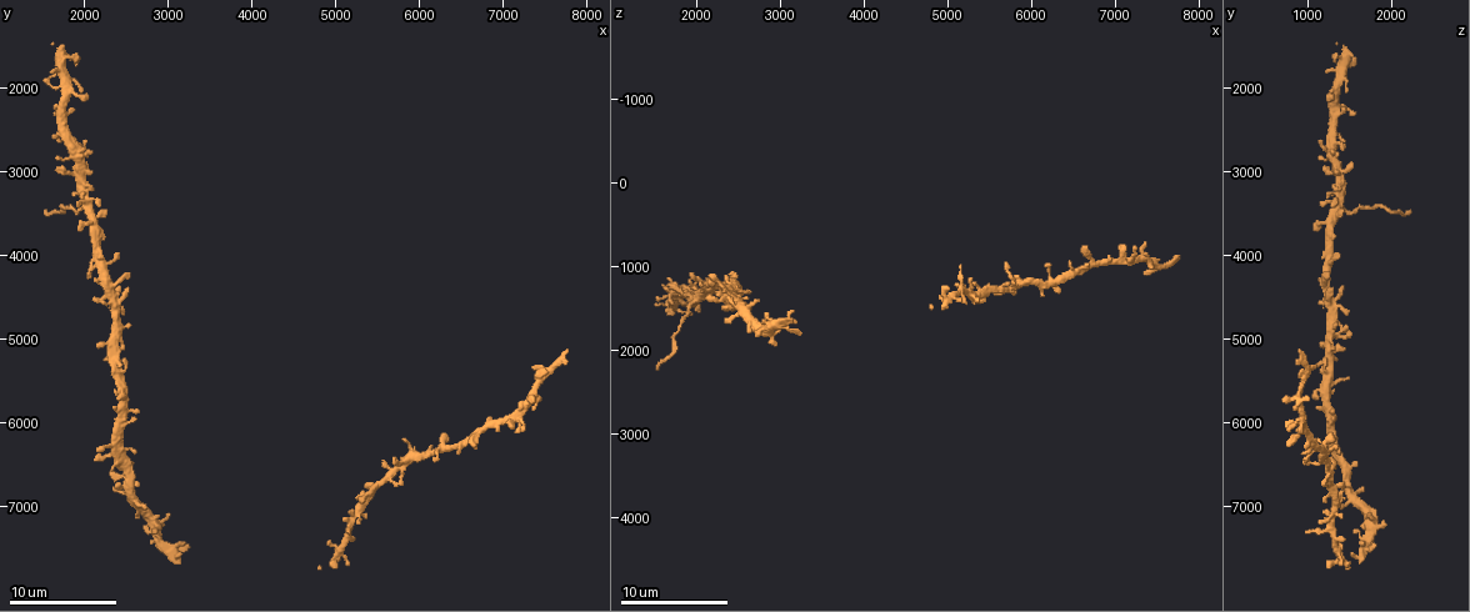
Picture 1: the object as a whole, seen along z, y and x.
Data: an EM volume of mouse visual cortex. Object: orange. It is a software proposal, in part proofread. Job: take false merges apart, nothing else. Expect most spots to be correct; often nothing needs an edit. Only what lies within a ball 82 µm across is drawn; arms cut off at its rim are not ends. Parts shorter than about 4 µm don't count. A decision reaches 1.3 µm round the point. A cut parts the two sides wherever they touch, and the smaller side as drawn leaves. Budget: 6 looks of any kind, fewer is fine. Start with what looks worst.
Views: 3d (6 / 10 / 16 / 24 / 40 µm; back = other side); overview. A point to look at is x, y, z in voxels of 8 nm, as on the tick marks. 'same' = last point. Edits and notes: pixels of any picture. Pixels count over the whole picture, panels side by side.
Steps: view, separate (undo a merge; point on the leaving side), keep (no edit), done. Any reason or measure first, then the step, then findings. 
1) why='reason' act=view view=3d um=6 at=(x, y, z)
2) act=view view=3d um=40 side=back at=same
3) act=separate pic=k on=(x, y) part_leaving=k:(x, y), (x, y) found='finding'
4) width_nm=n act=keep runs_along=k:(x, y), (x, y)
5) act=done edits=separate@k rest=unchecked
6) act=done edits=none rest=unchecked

act=view view=3d um=10 at=(2000, 3400, 1450)

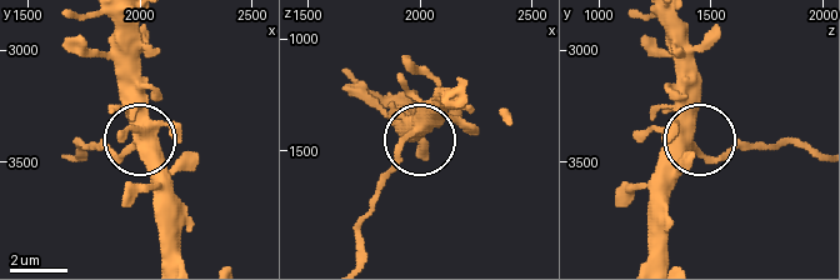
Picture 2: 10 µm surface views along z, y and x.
width_nm=380 act=separate pic=2 on=(101, 145) part_leaving=2:(706, 158), (790, 144), (818, 150) found='a second neuron is stuck on'

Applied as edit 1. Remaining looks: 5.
act=view view=overview

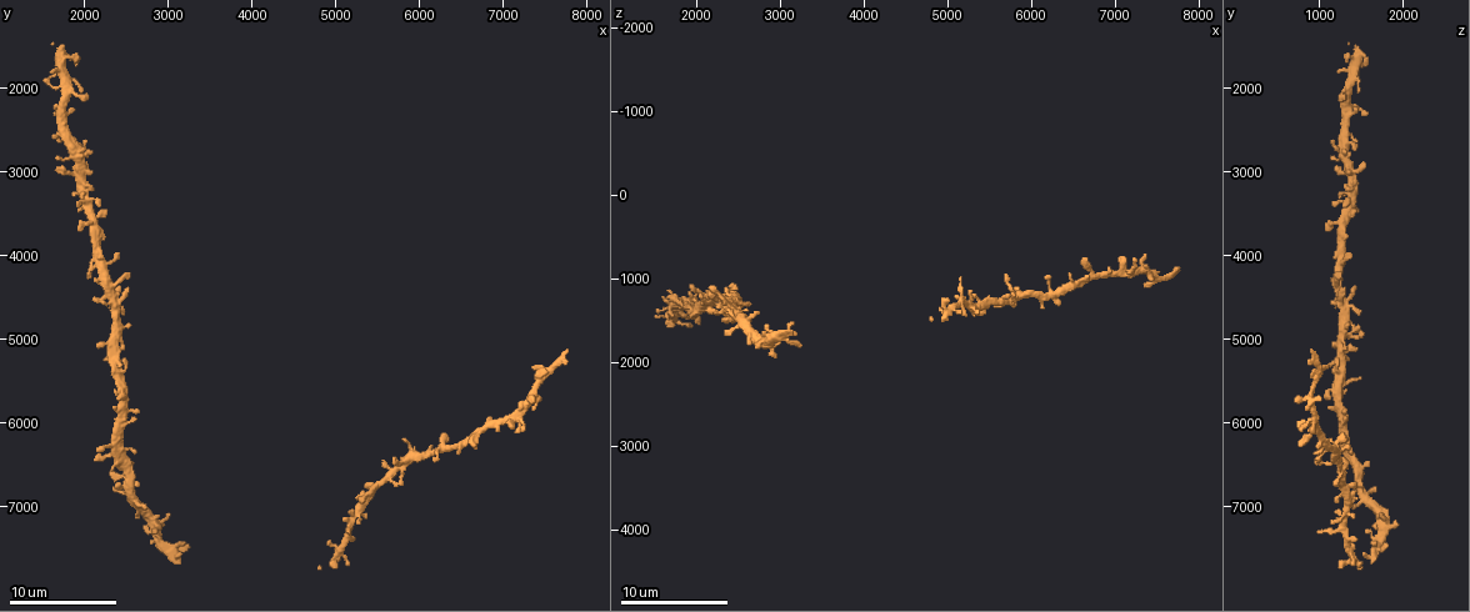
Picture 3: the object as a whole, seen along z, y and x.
why='four-way junction' act=view view=3d um=16 at=(2400, 5250, 1250)

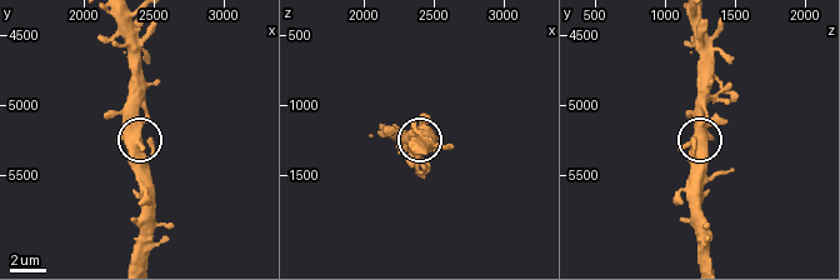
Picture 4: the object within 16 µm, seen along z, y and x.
arms=4 act=keep found='continuous, no second neuron'

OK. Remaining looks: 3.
act=view view=3d um=10 at=(2500, 6450, 1450)

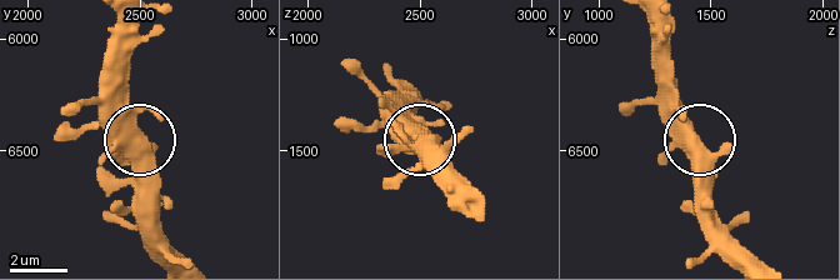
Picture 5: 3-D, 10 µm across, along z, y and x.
act=keep runs_along=5:(475, 186), (378, 95) found='all the same neuron'

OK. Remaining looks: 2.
act=done edits=separate@2 rest=unchecked

